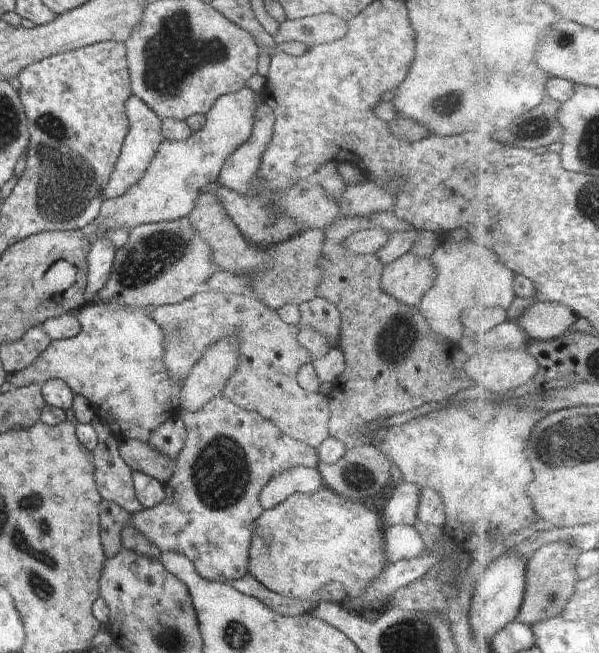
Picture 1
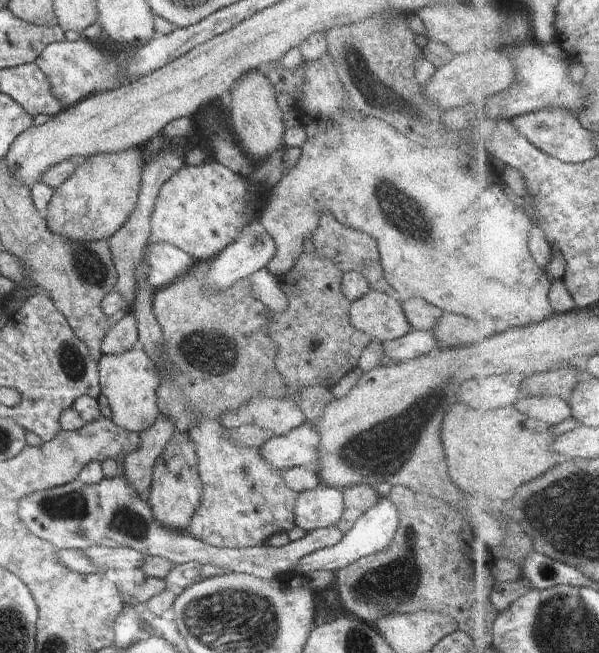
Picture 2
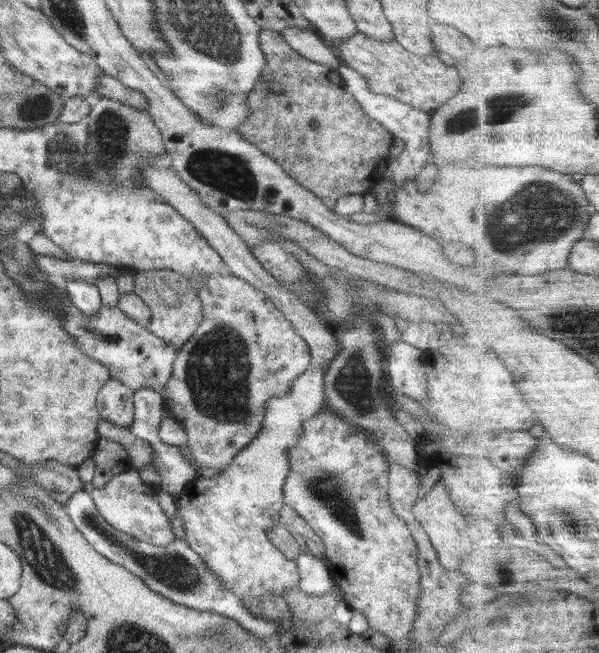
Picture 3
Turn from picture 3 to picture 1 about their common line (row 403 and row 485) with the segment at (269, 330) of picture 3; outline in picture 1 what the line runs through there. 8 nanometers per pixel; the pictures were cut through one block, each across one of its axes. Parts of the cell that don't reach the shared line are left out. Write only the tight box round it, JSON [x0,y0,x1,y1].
[132,394,320,582]

